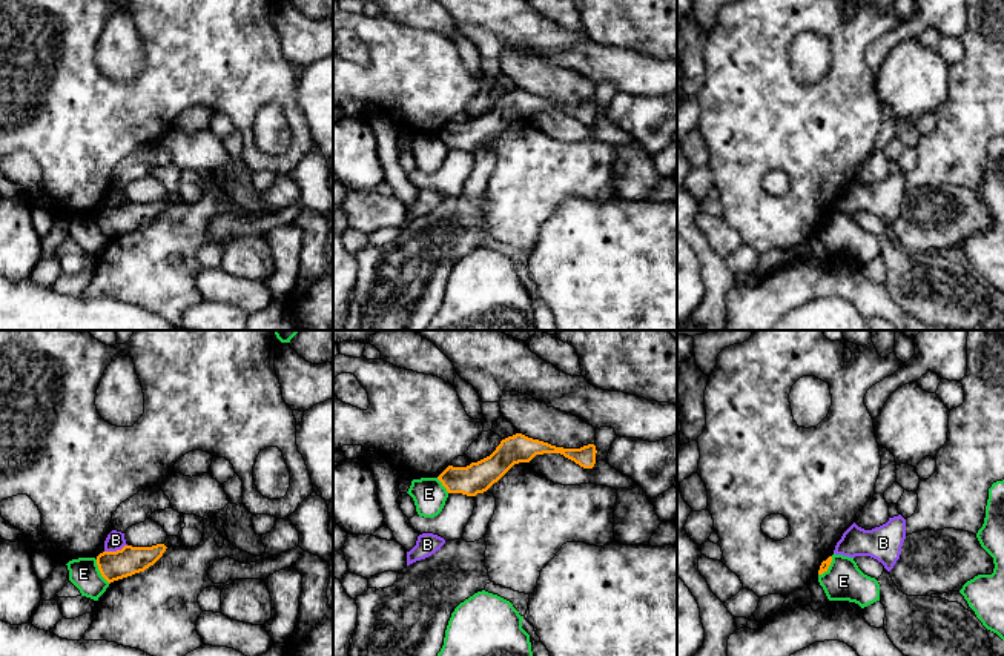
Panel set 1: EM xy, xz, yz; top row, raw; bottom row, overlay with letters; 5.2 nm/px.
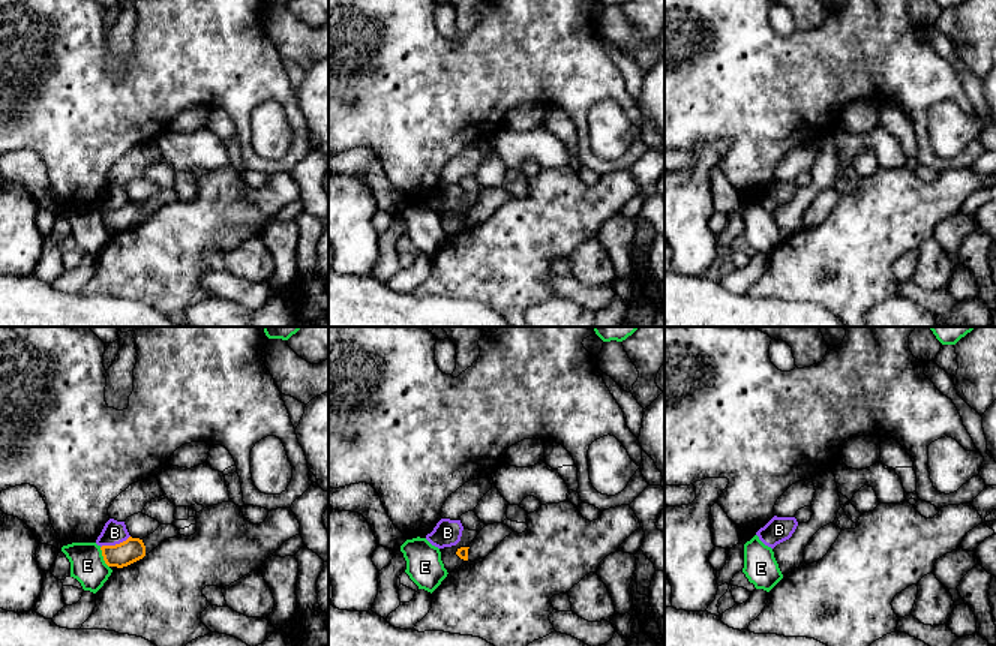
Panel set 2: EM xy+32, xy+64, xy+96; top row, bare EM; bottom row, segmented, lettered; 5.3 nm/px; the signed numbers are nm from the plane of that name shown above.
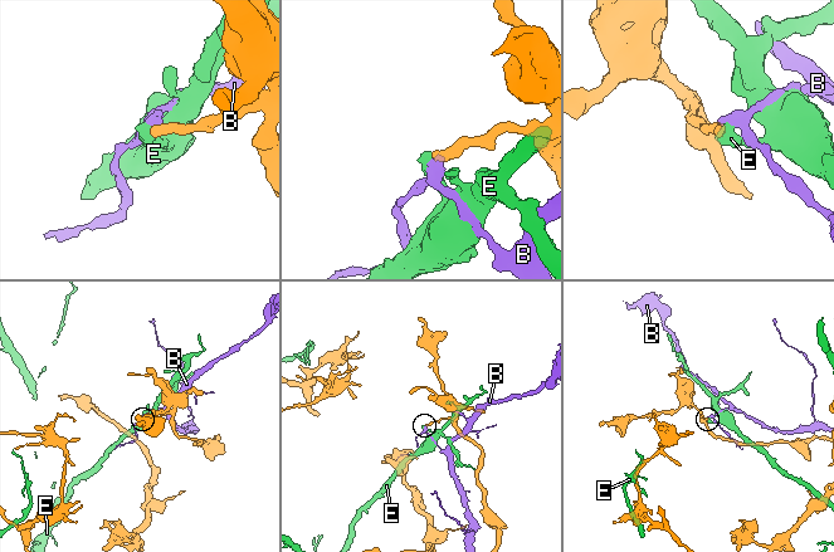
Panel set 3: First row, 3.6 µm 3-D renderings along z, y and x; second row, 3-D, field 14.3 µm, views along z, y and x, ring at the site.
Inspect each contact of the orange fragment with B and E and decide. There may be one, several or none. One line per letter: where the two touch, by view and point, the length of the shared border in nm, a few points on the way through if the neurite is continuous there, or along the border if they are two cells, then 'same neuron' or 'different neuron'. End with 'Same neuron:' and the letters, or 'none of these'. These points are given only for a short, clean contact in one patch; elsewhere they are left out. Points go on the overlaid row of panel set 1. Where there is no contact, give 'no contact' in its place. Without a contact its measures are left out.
B: meets orange in xy at (117, 550); contact 130 nm long; border along xy (126, 544), (105, 552); different neuron
E: meets orange in xy at (100, 572); contact 150 nm long; border along xy (95, 559), (99, 572), (109, 583); different neuron
Same neuron: none of these

